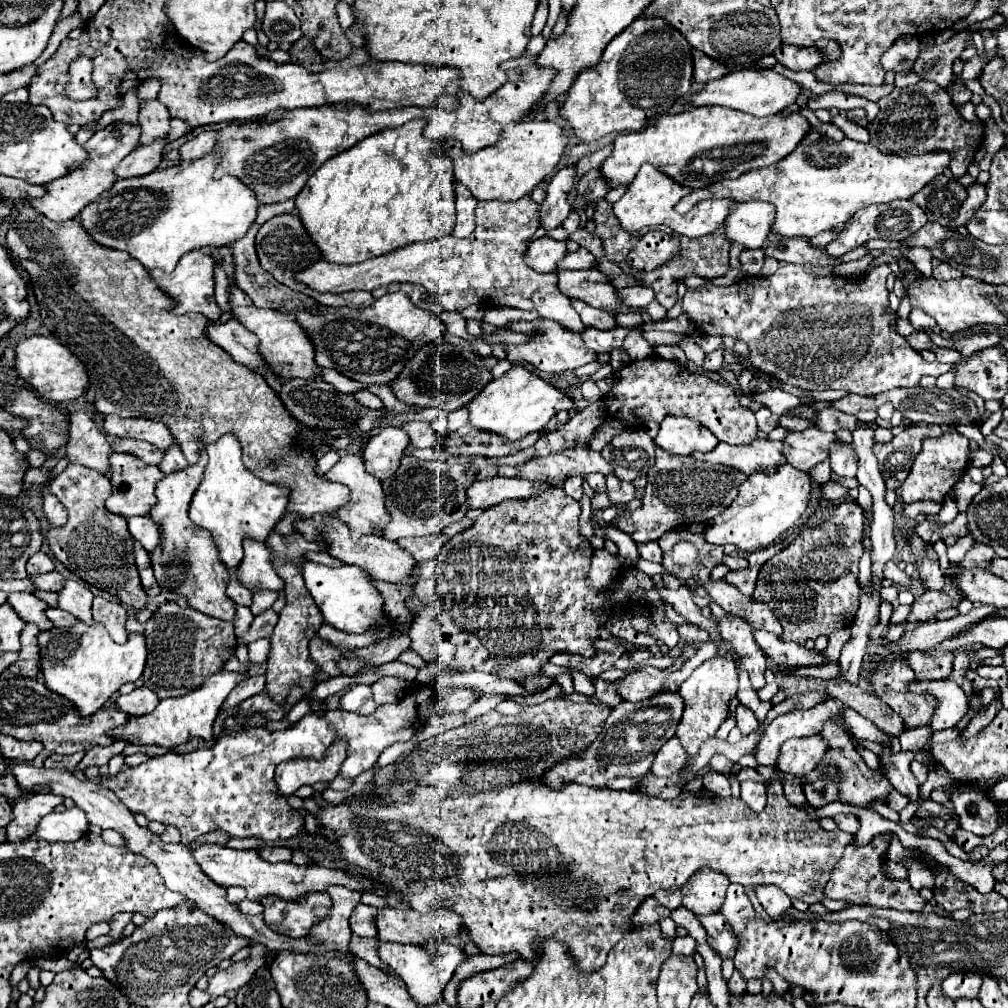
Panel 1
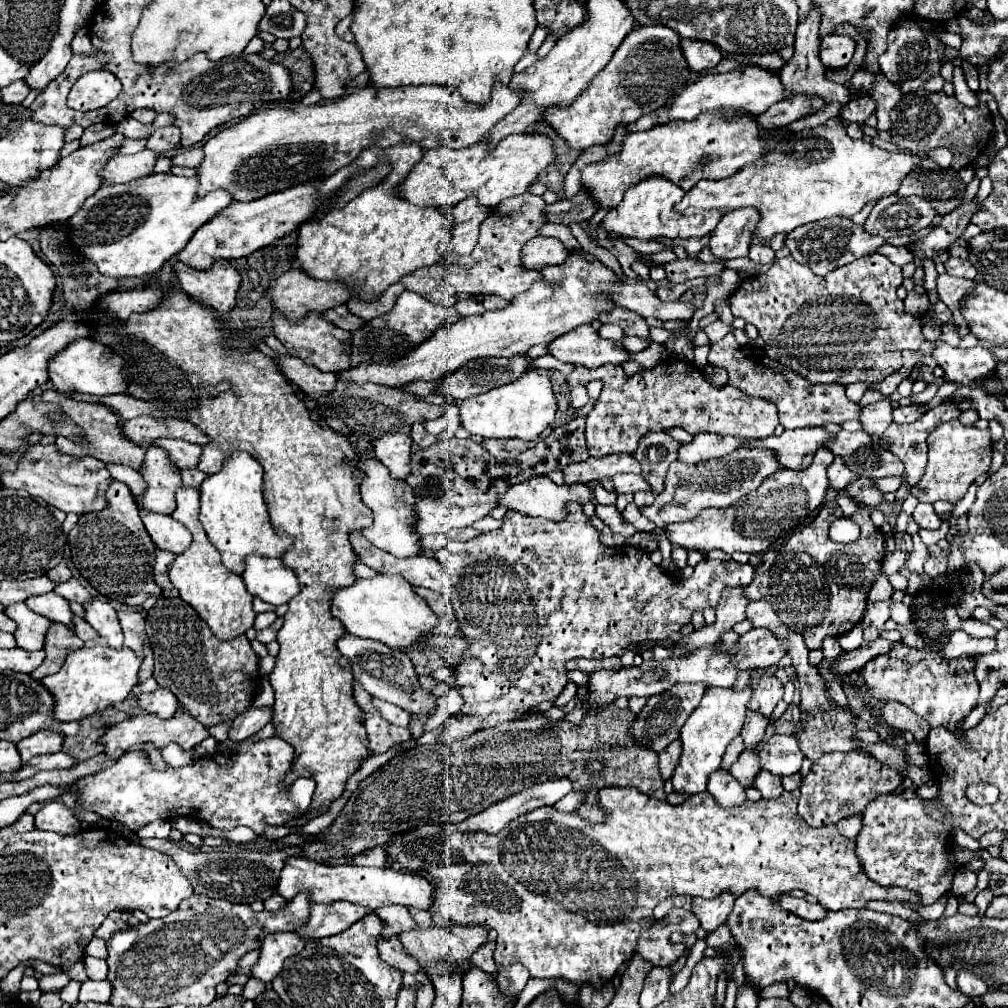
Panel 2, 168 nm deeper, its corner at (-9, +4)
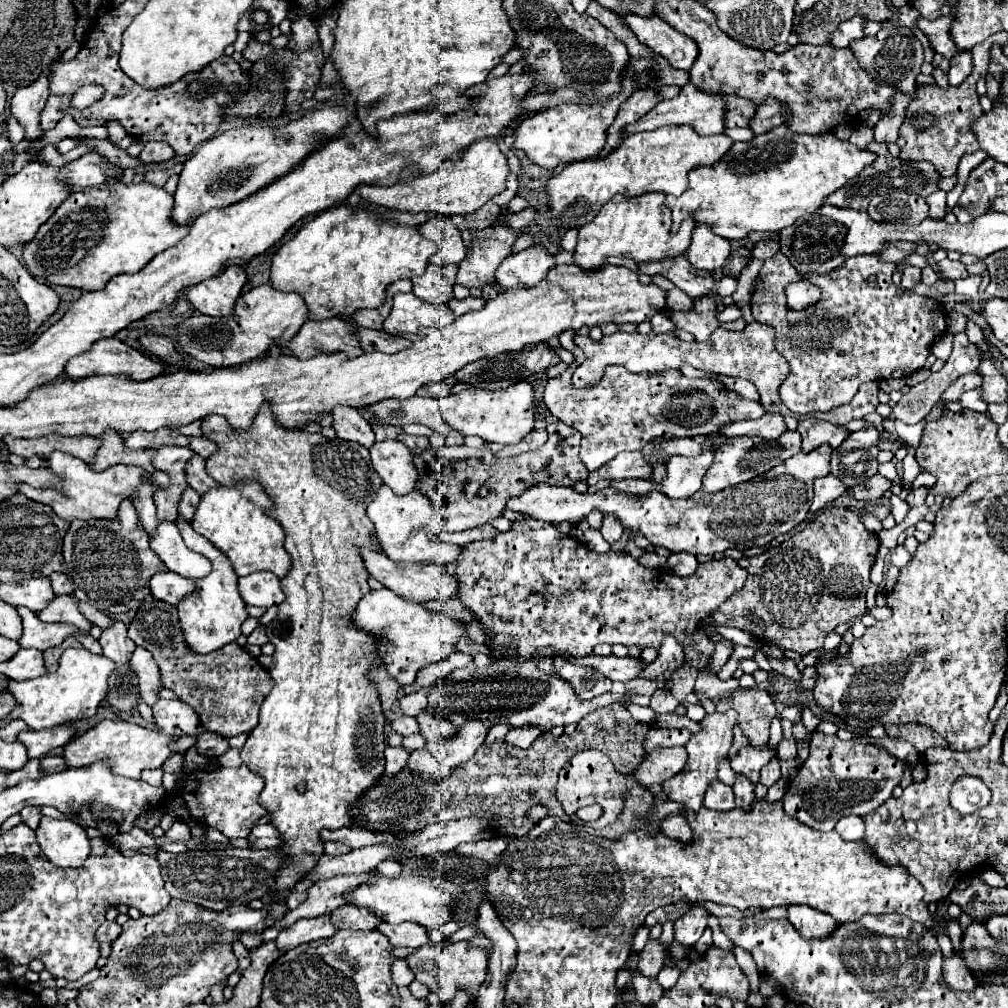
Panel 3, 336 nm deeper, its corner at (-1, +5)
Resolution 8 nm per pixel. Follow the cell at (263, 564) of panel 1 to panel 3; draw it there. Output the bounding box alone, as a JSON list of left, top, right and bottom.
[239,571,285,607]

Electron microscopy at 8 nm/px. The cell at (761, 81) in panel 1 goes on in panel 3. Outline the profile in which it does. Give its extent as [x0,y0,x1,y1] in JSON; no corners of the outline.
[625,83,727,135]

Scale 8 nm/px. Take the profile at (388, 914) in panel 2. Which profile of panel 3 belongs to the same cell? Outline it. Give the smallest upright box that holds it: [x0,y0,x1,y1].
[377,921,429,947]

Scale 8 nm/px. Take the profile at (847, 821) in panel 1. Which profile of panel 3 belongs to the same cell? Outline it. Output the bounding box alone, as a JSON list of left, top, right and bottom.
[835,815,865,841]

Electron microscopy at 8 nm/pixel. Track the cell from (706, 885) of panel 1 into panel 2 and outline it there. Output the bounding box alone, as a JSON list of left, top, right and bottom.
[693,892,735,932]

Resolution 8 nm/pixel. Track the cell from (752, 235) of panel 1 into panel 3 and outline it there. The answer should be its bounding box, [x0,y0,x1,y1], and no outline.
[687,225,731,271]

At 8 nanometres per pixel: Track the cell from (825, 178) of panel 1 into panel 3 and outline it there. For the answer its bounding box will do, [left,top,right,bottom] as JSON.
[665,125,877,241]

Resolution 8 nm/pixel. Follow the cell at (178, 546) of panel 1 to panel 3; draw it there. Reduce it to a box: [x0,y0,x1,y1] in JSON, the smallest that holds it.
[175,515,249,653]

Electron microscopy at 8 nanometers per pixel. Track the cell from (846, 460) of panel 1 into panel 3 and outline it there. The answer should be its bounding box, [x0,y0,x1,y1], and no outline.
[809,473,847,515]

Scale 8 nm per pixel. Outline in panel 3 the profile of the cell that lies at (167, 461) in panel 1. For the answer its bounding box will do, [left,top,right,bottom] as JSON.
[179,487,199,521]

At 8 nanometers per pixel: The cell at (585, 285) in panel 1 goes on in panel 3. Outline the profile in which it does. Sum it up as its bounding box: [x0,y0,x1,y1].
[661,297,719,341]

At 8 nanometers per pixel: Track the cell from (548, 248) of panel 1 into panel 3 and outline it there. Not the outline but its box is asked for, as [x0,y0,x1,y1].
[497,245,555,289]

